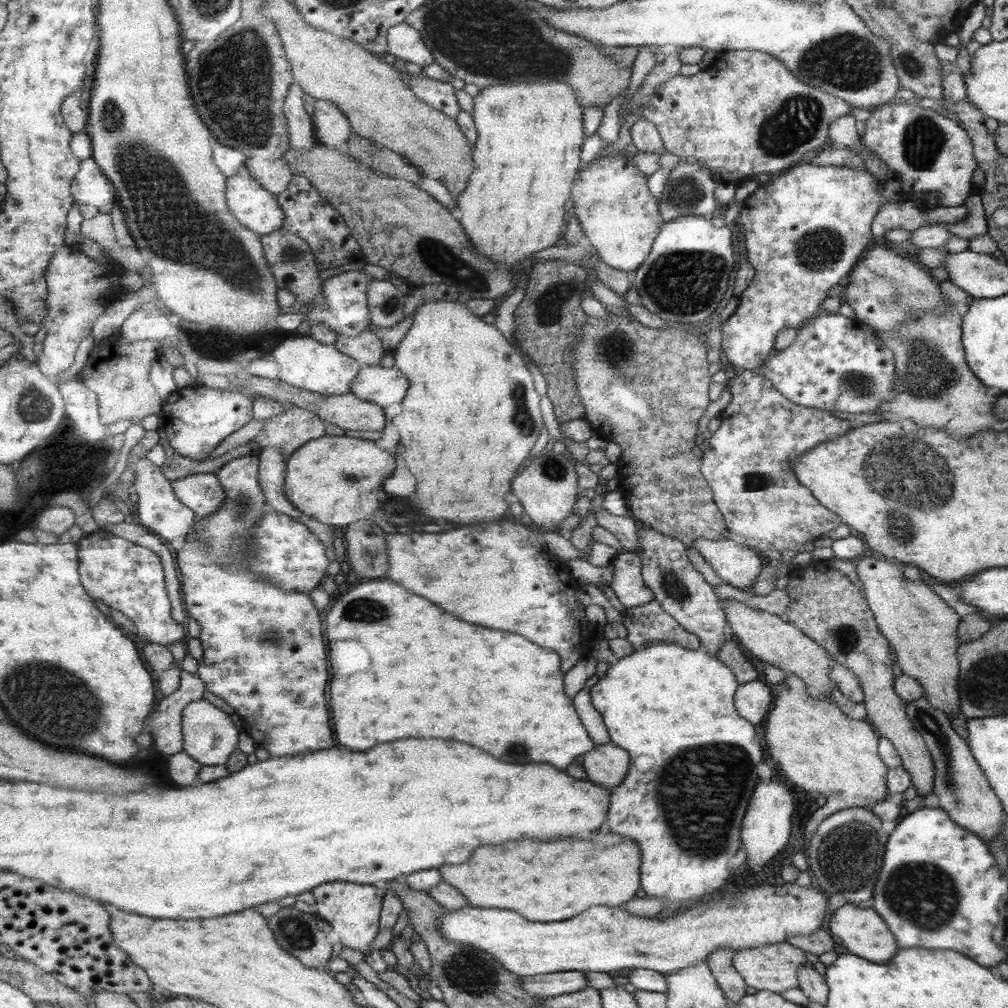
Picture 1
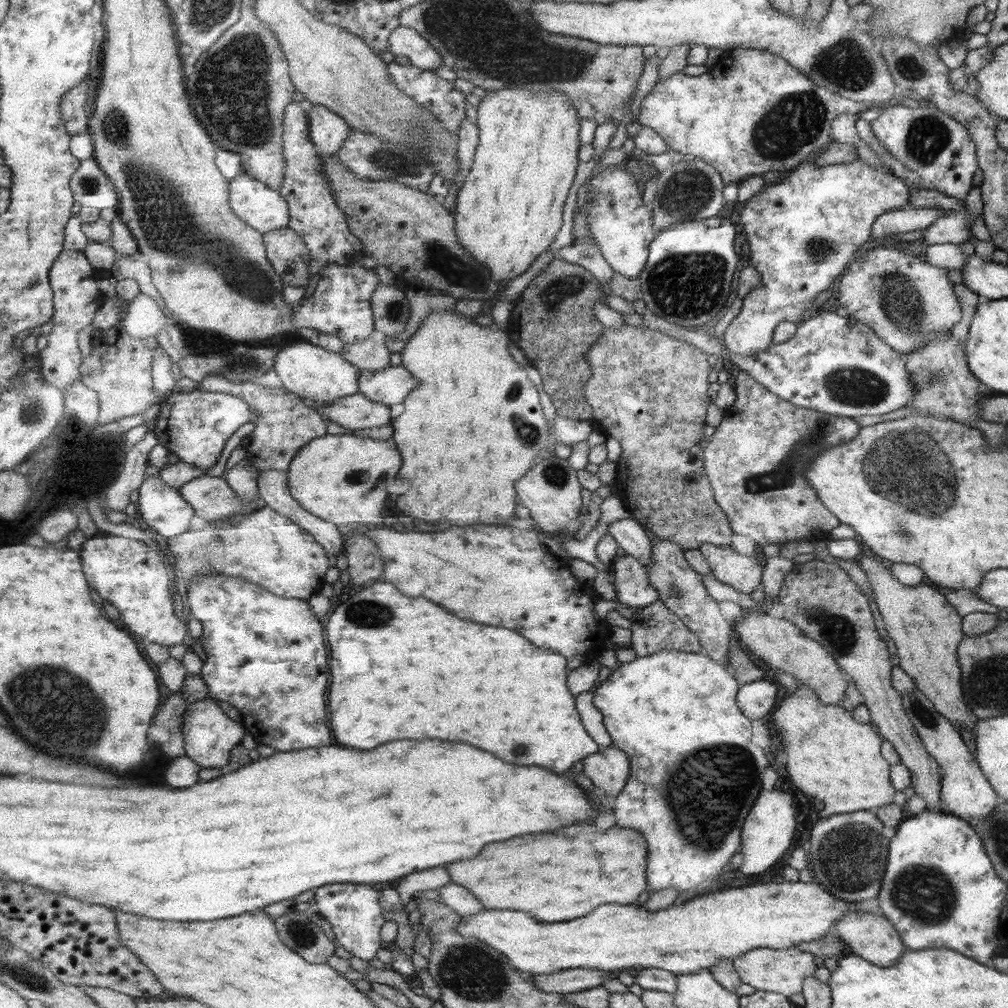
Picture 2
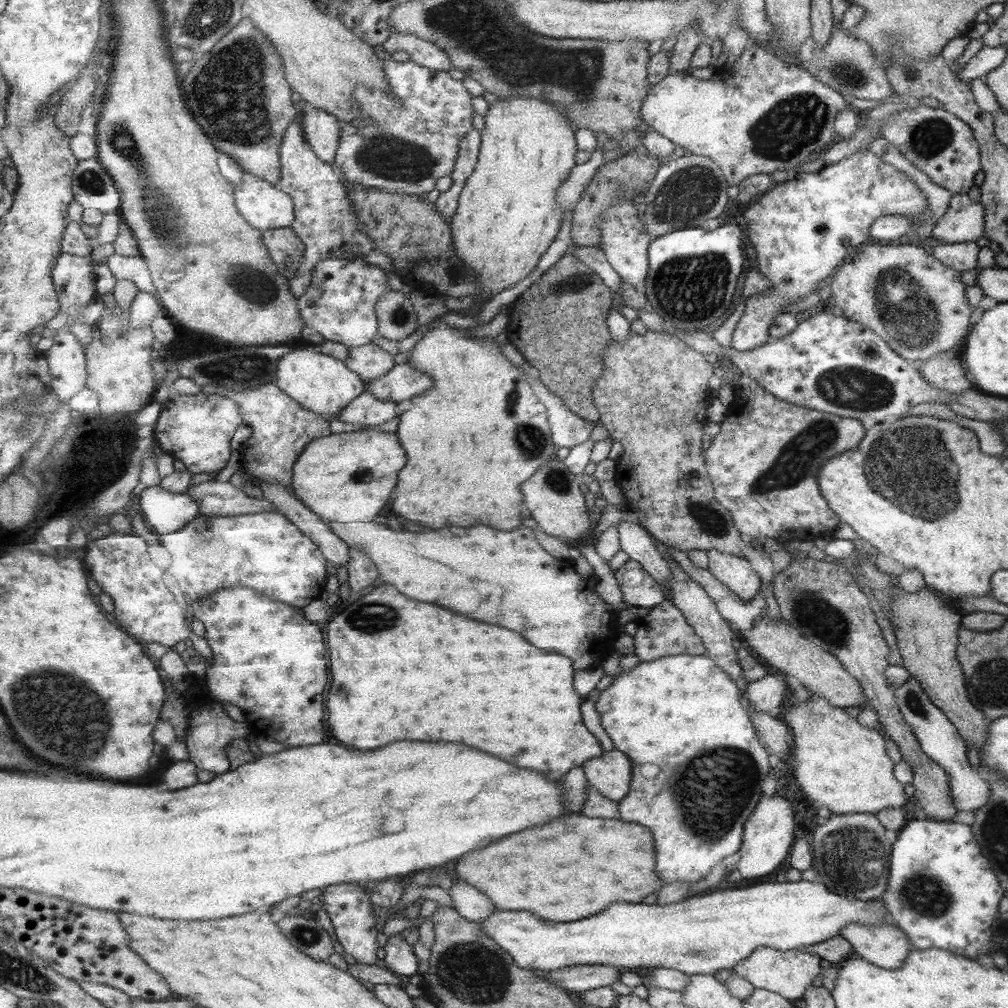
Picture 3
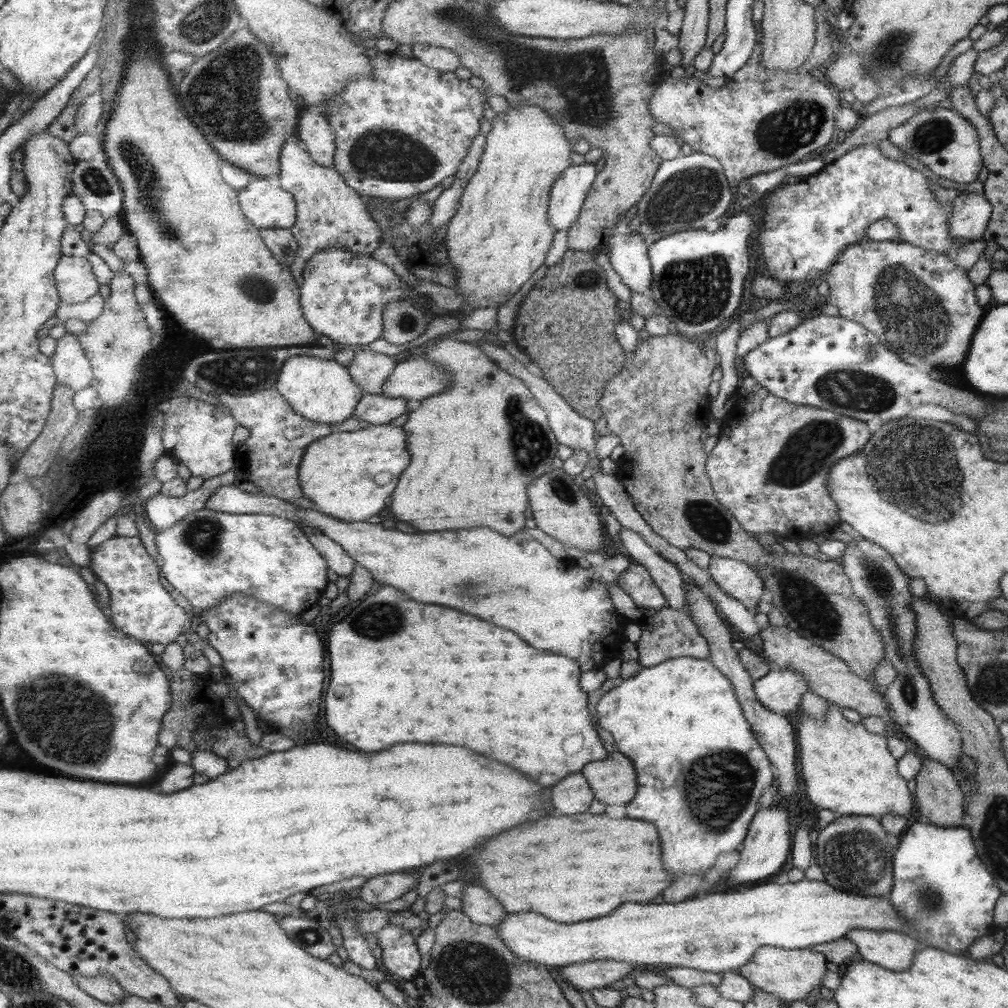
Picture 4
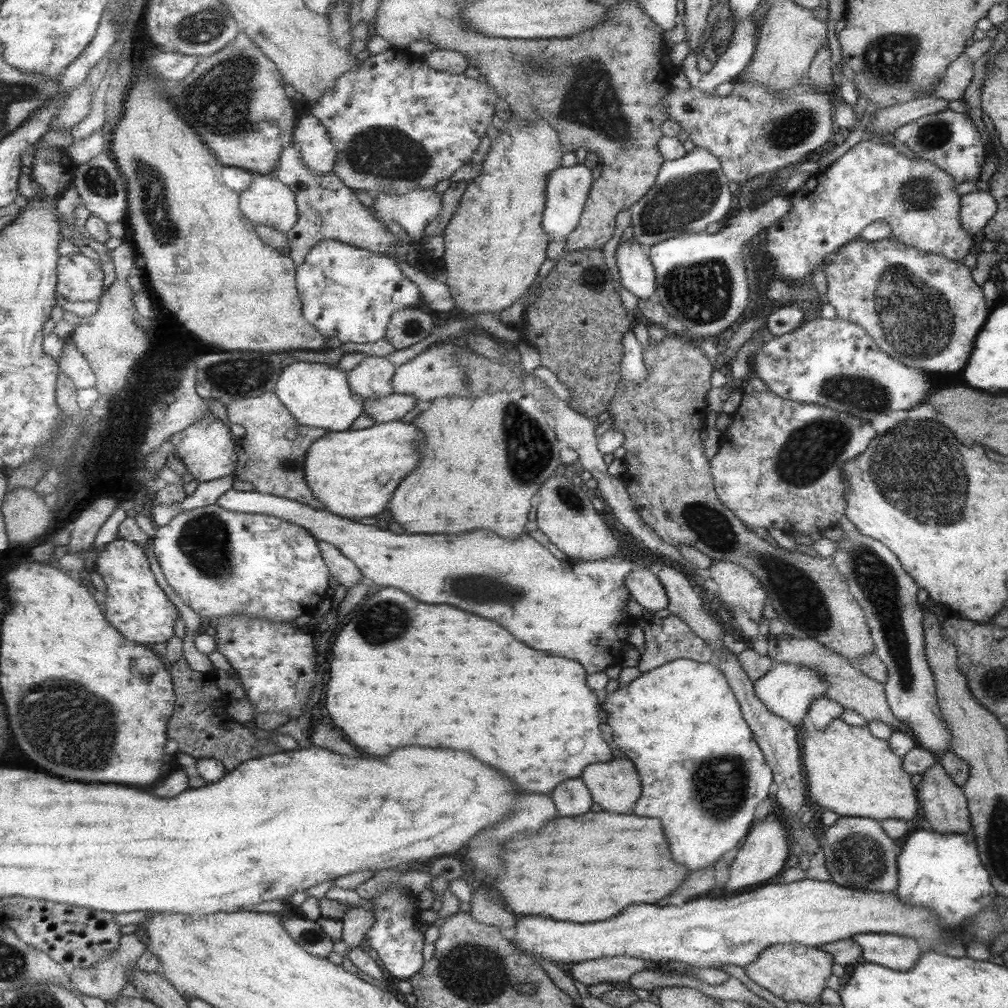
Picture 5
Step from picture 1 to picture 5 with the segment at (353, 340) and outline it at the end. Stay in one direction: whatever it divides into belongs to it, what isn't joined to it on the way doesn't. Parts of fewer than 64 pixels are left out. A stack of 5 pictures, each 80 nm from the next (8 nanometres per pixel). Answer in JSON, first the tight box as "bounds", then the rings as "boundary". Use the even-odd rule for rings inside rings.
{"bounds":[348,356,397,400],"boundary":[[[367,356],[357,368],[348,371],[348,379],[353,392],[365,400],[393,396],[393,377],[397,369],[387,358]]]}

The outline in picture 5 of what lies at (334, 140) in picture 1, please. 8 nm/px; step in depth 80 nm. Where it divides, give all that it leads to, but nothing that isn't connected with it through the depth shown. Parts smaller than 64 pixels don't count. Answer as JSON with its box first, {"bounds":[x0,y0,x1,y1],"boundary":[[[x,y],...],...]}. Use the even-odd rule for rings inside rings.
{"bounds":[295,112,338,173],"boundary":[[[312,112],[301,116],[295,131],[296,144],[307,166],[318,173],[334,170],[338,163],[338,148],[327,128]]]}

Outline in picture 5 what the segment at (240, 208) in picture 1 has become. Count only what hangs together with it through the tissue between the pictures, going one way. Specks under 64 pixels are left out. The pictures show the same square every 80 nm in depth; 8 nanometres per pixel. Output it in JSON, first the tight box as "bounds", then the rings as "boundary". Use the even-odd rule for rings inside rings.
{"bounds":[240,173,299,233],"boundary":[[[254,173],[251,186],[240,193],[240,204],[255,226],[267,225],[288,233],[299,220],[295,192],[269,174]]]}

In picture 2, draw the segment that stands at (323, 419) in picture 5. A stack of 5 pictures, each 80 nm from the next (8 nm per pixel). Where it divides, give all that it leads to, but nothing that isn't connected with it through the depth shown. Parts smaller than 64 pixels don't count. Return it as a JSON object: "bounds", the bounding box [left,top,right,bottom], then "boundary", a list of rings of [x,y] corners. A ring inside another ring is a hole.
{"bounds":[275,341,362,408],"boundary":[[[309,341],[289,342],[282,347],[283,350],[277,354],[275,360],[275,371],[282,381],[282,387],[288,392],[313,404],[315,408],[359,393],[362,370],[347,362],[341,354],[319,348]]]}

